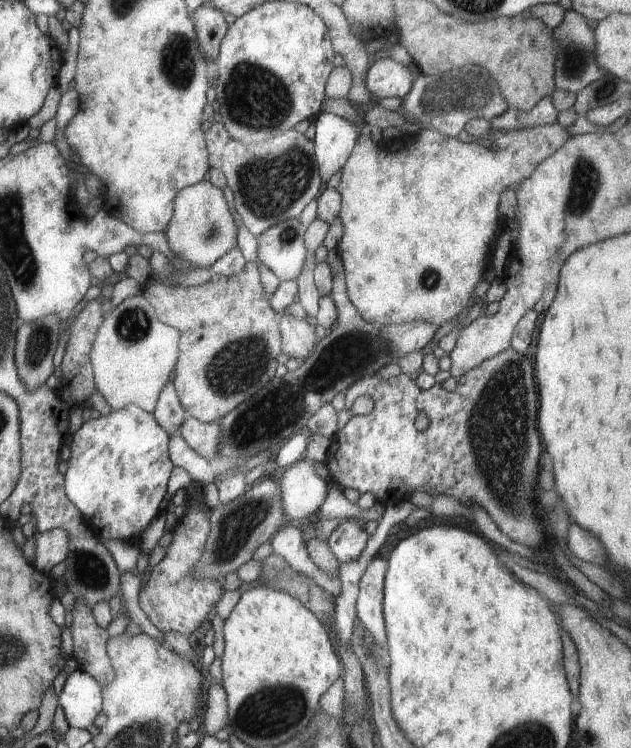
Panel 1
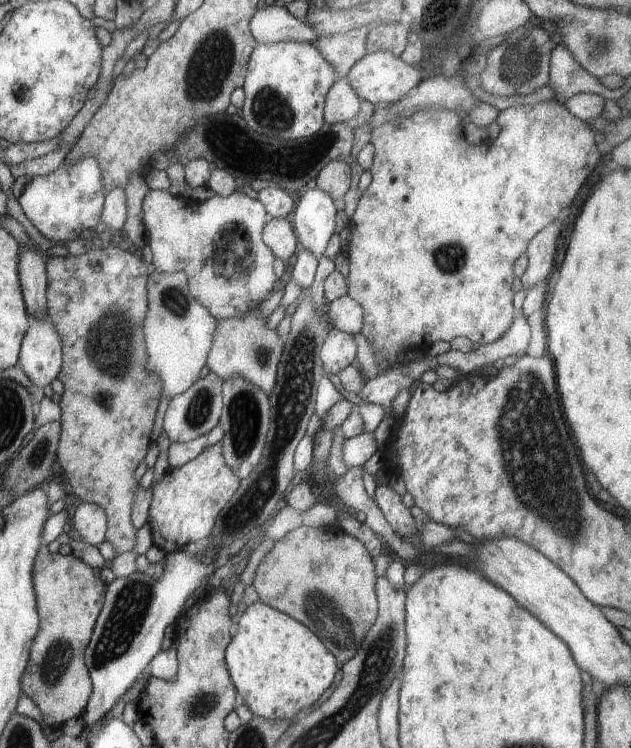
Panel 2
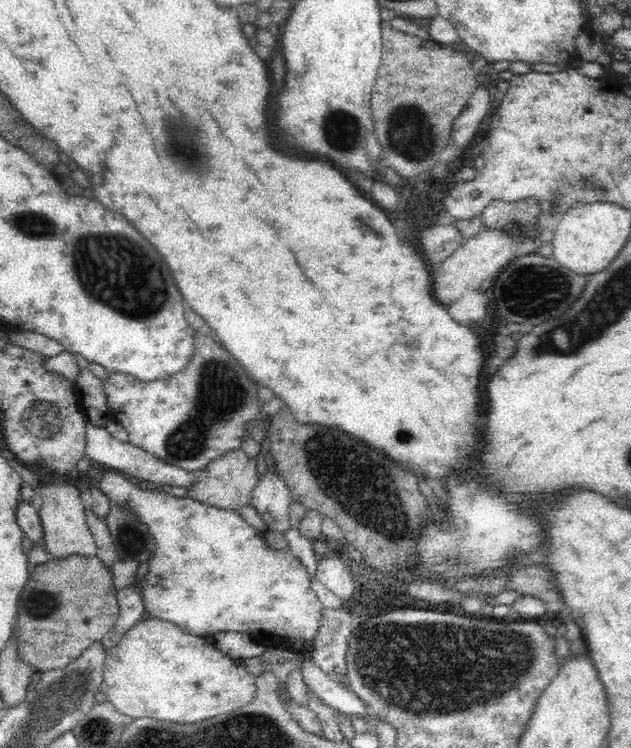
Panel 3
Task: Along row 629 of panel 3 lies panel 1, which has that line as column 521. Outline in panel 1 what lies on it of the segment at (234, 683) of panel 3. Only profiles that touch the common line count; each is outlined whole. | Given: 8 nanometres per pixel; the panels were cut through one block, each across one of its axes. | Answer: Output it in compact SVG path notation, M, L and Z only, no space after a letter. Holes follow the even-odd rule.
M555 122L519 131L493 131L488 136L492 145L490 148L483 148L477 142L464 144L455 137L447 137L435 130L423 128L411 140L396 137L395 140L391 140L383 146L377 146L377 143L371 141L366 127L358 132L357 141L342 167L341 181L336 188L341 198L338 218L343 224L343 235L335 249L342 261L347 299L367 323L377 323L379 326L385 327L386 325L401 325L412 321L426 321L441 326L446 321L452 320L453 317L459 316L463 308L467 308L466 311L470 310L475 304L475 301L472 300L472 291L481 279L485 268L491 263L491 250L496 241L497 230L499 230L500 214L497 212L497 208L500 192L504 188L514 188L515 184L526 178L541 160L548 158L571 135Z

